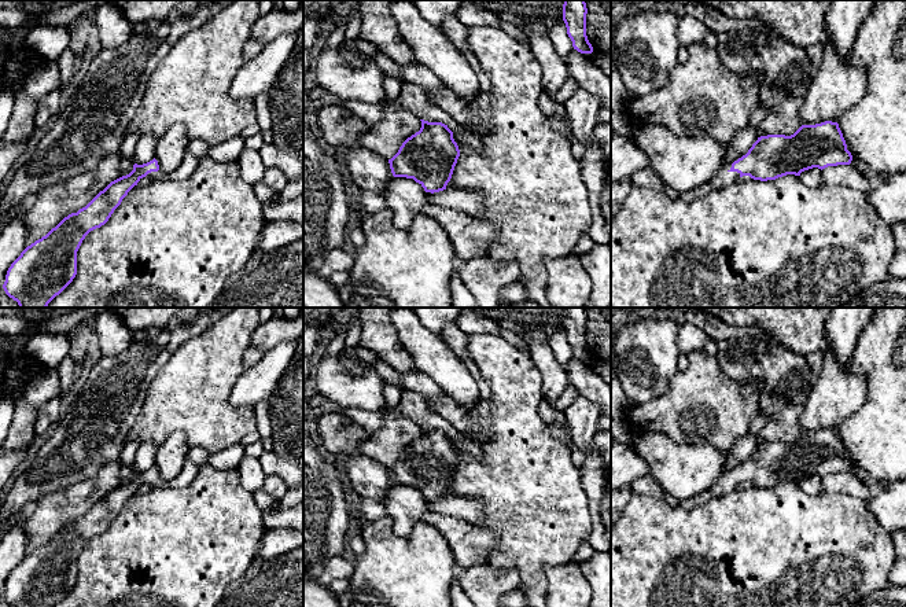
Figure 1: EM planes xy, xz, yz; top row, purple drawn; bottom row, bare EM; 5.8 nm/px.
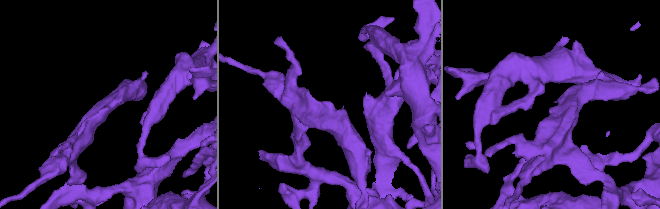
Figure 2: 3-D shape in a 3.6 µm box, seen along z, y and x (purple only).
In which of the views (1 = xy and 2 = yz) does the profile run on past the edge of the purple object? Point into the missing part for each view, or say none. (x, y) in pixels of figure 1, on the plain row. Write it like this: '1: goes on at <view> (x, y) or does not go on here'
1: goes on at xy (190, 470)
2: goes on at yz (842, 482)

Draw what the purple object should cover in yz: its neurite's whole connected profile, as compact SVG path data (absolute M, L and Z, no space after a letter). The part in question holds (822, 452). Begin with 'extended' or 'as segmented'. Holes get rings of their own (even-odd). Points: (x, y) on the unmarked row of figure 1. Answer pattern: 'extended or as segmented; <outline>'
extended; M825 428L802 433L793 442L760 444L745 463L726 472L704 492L680 501L678 505L692 509L710 499L728 494L743 483L754 488L776 488L787 482L818 475L821 492L850 494L869 500L873 489L851 474L852 463L837 430Z

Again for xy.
extended; M184 460L183 470L170 482L159 482L158 468L133 472L133 478L100 499L85 515L65 525L45 544L27 553L7 578L3 596L12 607L54 607L77 582L77 559L85 544L104 533L128 500L143 485L187 488L199 466Z

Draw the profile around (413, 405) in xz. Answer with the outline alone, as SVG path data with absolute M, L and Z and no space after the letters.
M404 389L398 408L402 415L412 419L419 427L445 433L452 430L452 424L445 417L428 409L426 398L419 393Z

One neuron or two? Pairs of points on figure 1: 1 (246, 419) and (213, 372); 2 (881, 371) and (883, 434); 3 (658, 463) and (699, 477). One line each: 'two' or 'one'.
1: one
2: one
3: one

